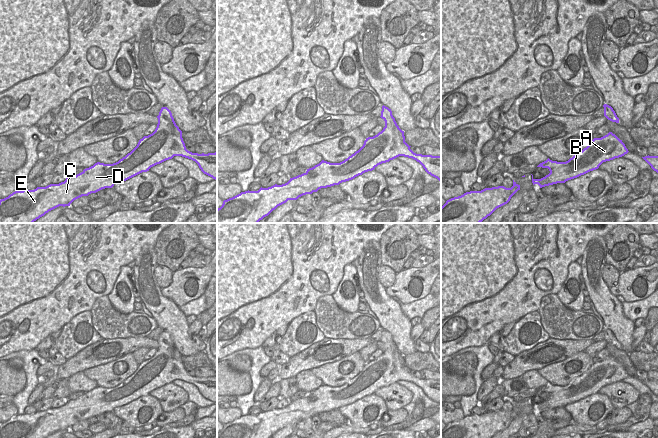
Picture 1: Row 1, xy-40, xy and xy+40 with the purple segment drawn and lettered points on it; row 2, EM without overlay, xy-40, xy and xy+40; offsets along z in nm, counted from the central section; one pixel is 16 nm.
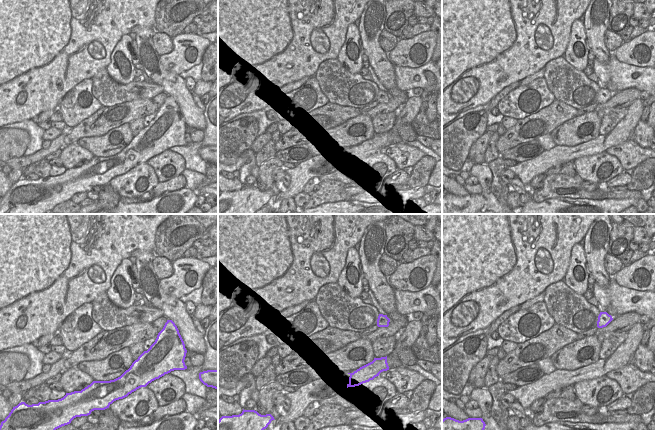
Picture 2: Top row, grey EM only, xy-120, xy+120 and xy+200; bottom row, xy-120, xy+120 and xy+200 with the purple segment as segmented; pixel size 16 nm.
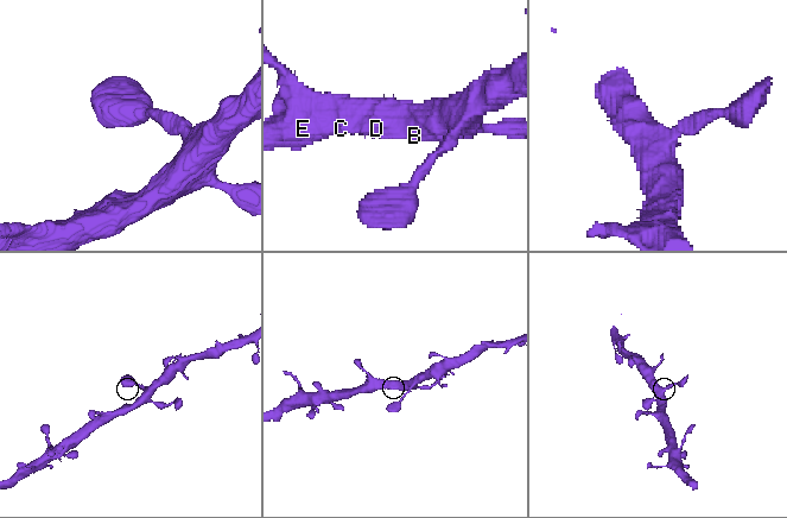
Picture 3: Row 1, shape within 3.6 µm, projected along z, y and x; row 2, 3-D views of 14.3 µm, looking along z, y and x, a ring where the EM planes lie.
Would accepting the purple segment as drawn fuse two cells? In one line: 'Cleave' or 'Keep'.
Keep

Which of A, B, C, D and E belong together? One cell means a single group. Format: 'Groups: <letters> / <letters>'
Groups: A B C D E

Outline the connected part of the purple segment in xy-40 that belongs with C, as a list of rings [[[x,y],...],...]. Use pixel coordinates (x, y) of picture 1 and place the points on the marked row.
[[[167,107],[161,108],[157,118],[158,124],[155,131],[140,139],[137,146],[118,162],[113,164],[97,162],[76,176],[65,175],[66,180],[59,184],[37,187],[34,190],[17,190],[1,199],[0,223],[33,223],[59,206],[70,206],[74,200],[82,196],[88,196],[105,188],[112,188],[116,183],[147,172],[151,167],[172,159],[174,156],[182,156],[195,161],[204,174],[217,180],[217,152],[198,154],[188,151],[182,138],[182,131],[176,125],[172,113]]]

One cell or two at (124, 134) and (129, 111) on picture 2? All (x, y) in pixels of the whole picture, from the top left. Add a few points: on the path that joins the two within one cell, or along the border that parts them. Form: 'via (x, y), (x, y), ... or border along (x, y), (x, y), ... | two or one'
border along (128, 122), (111, 128), (106, 133) | two

